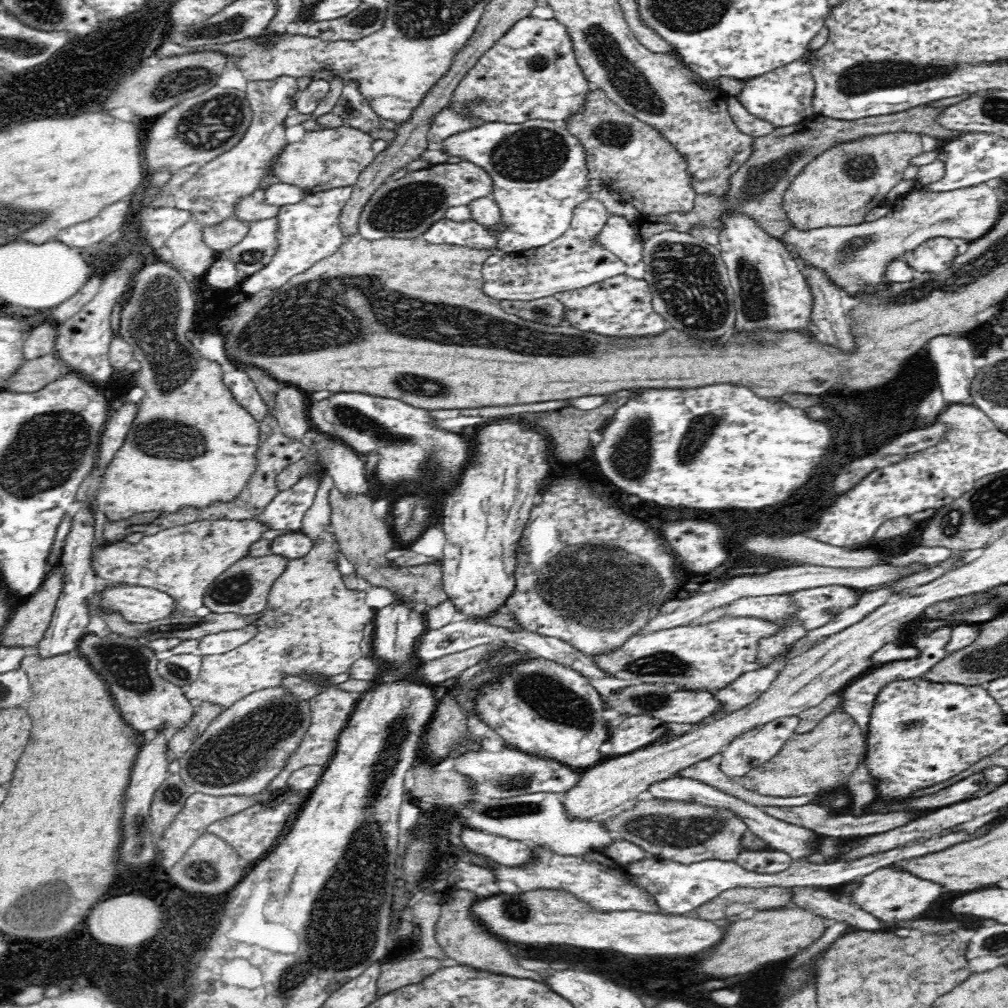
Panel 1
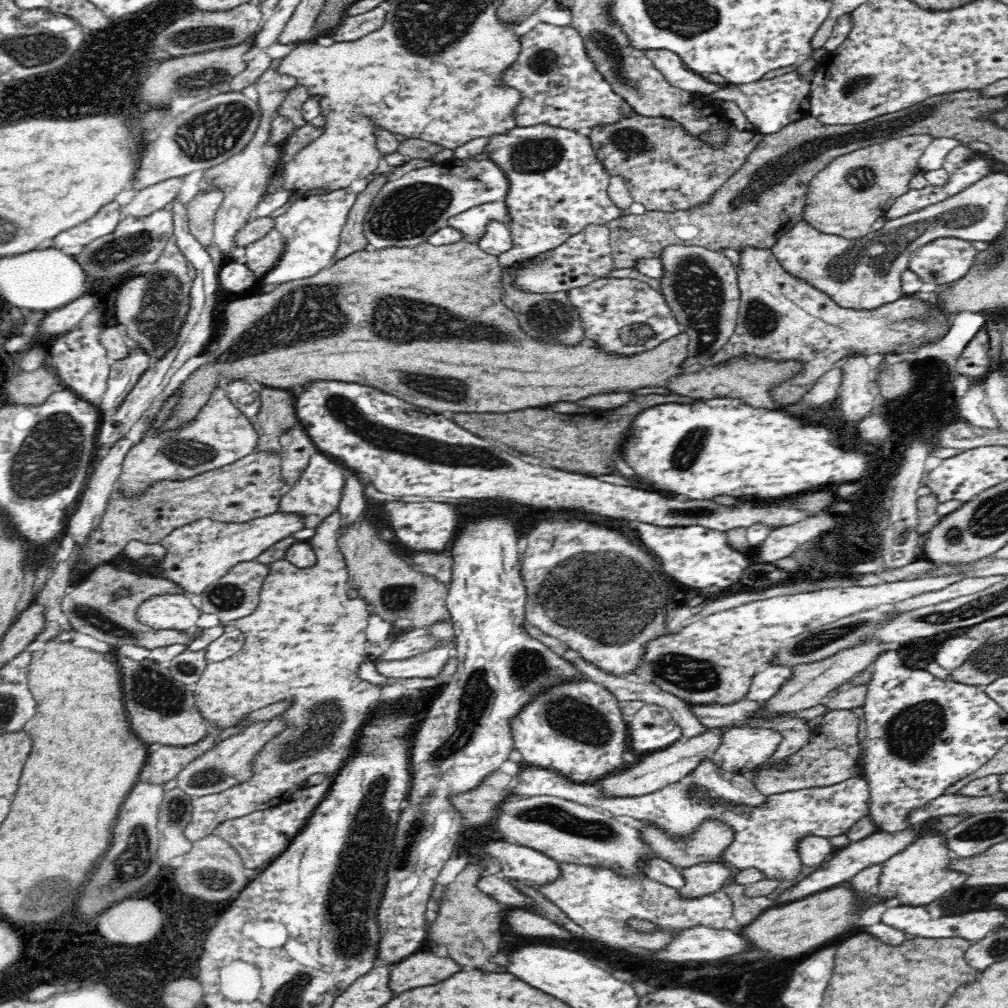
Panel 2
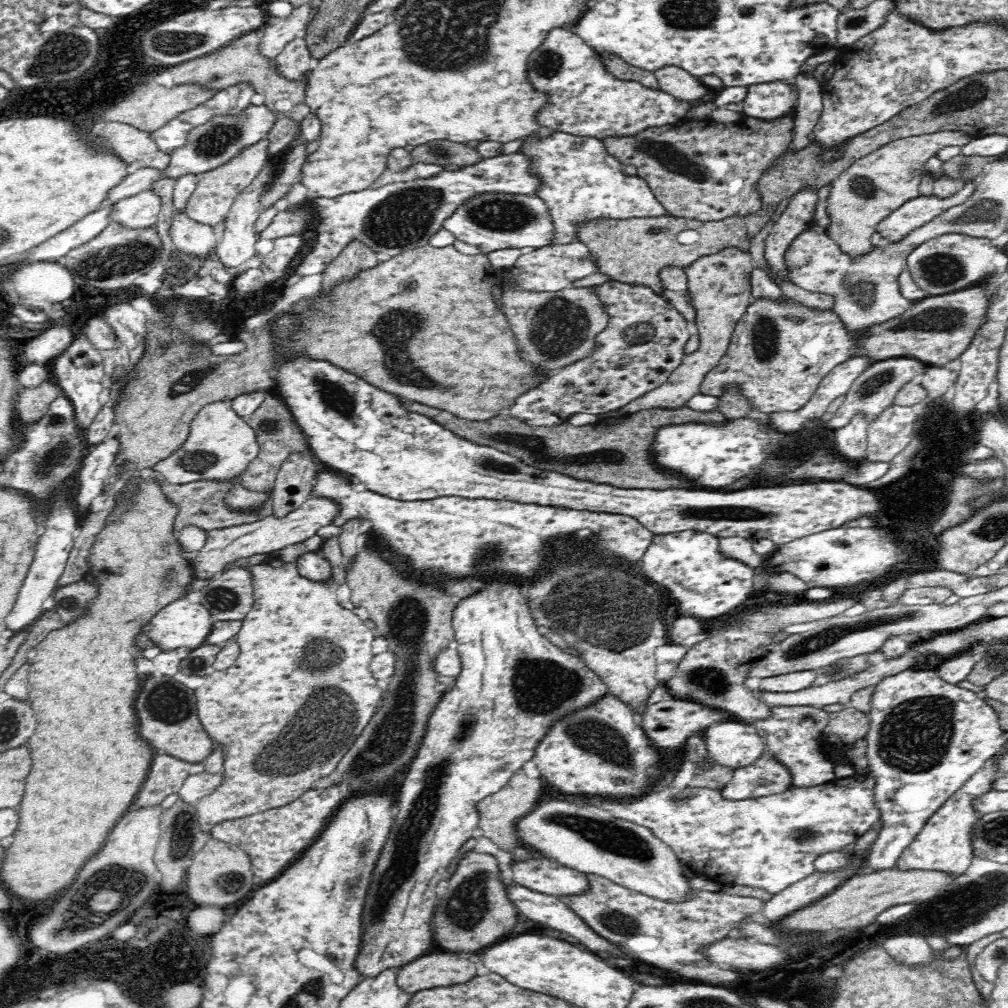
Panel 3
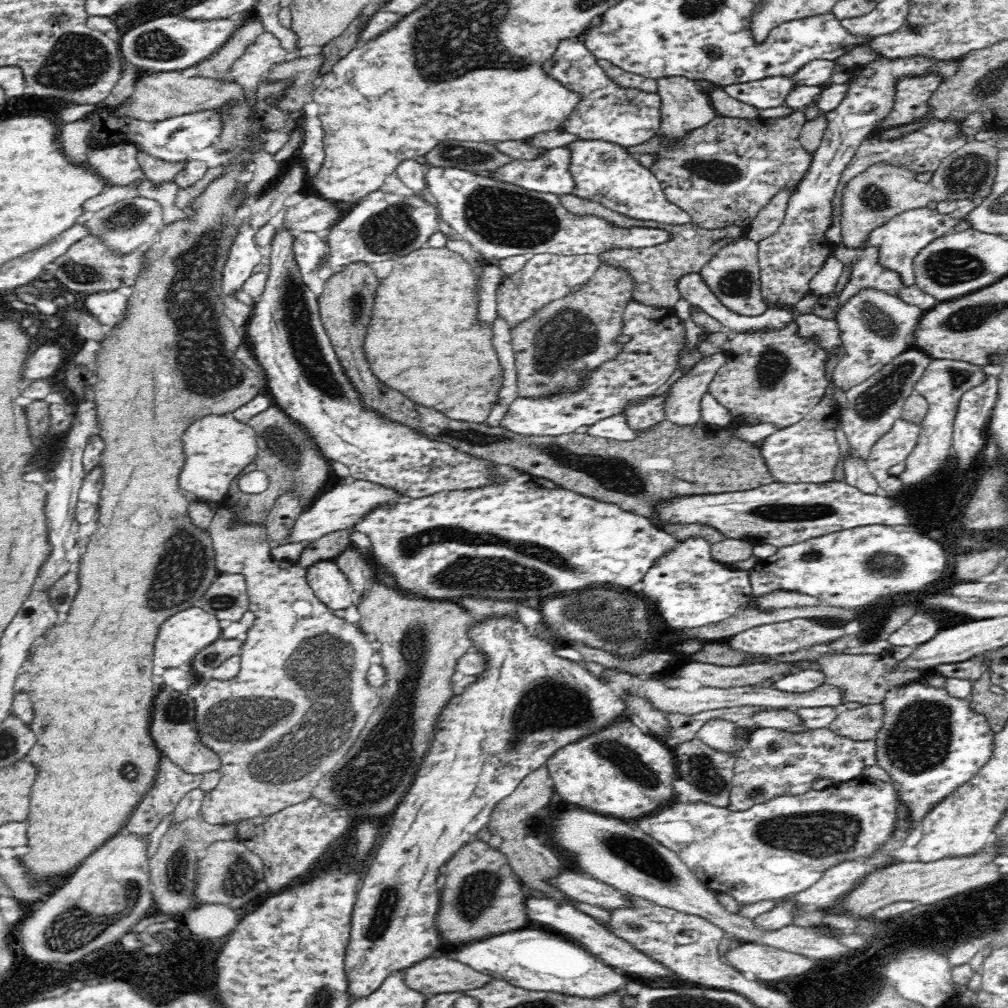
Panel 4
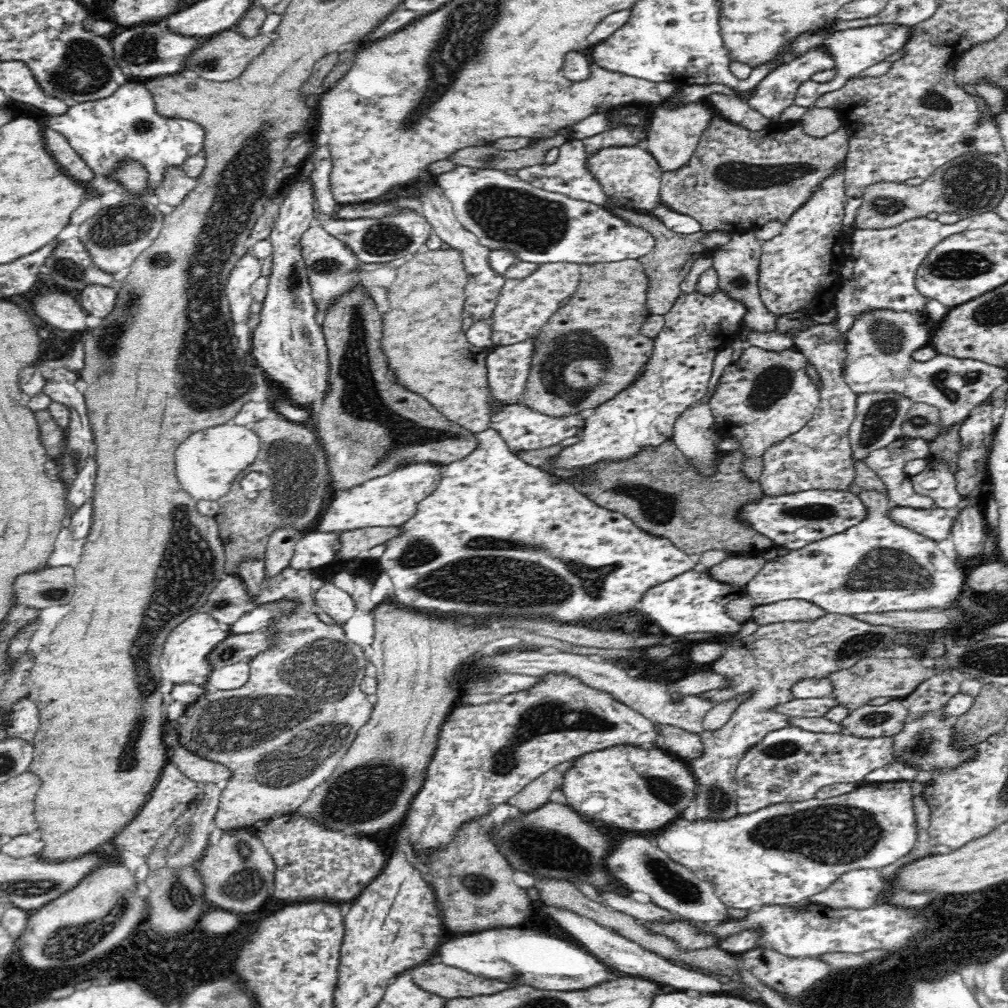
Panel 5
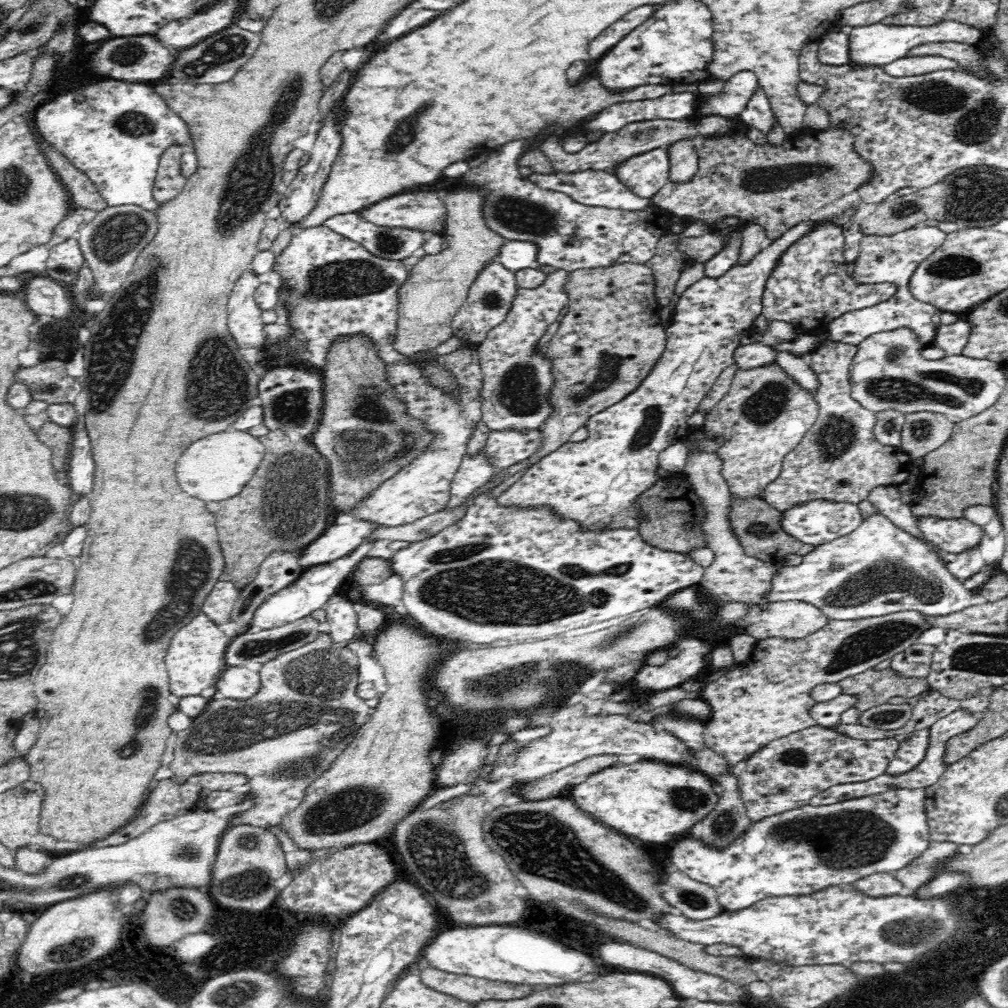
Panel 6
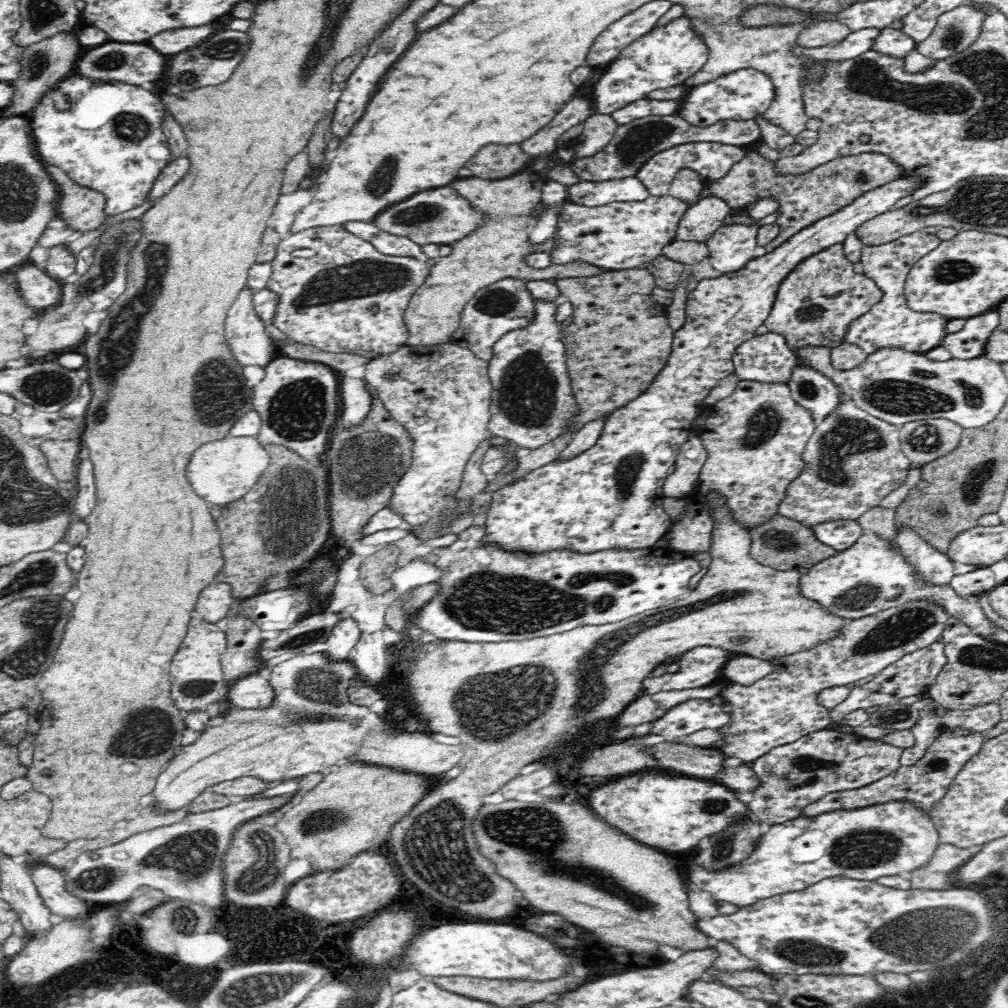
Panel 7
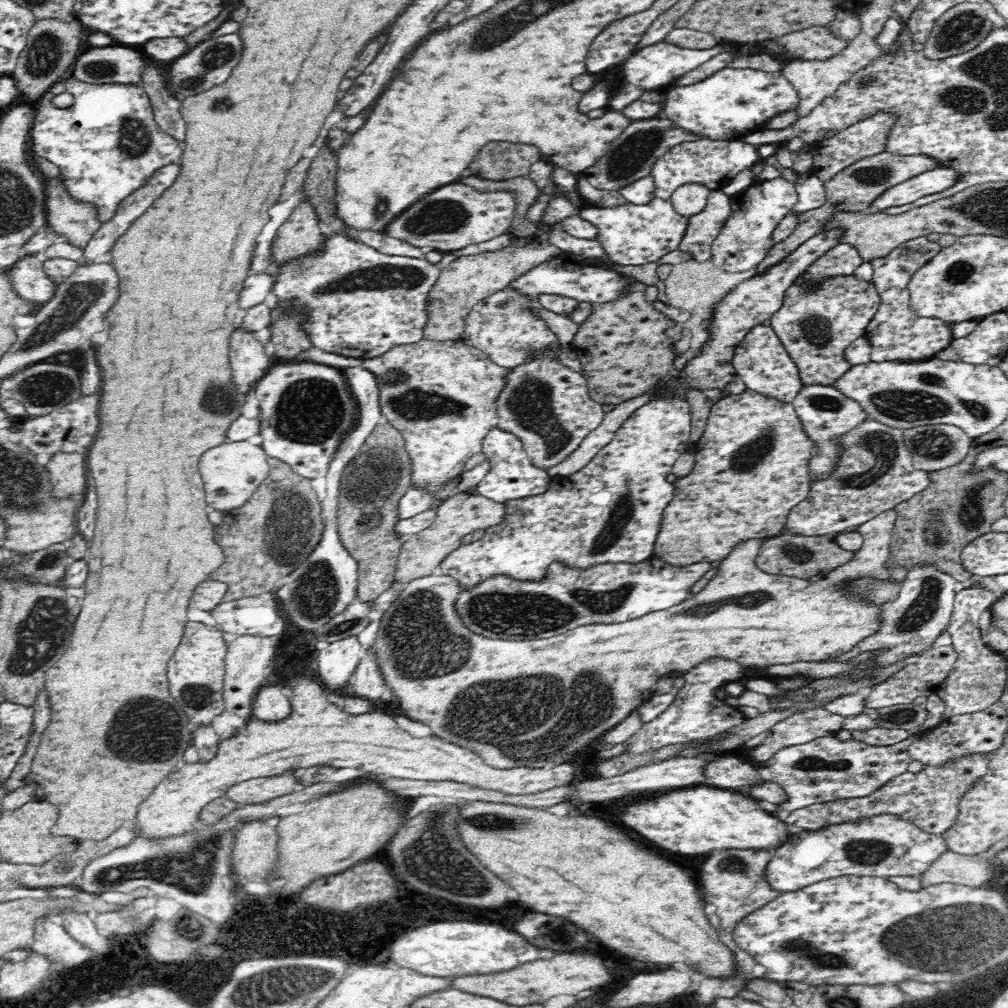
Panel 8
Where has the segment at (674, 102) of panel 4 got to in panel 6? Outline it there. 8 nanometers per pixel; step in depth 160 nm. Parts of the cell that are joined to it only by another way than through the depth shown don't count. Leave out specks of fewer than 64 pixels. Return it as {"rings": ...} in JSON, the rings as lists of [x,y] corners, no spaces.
{"rings":[[[692,139],[673,142],[668,148],[668,153],[670,153],[669,181],[677,184],[690,182],[699,170],[697,143]]]}

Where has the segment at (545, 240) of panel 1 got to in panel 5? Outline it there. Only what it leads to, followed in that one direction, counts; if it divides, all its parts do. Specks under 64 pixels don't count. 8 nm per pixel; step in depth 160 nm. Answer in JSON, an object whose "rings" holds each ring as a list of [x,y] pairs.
{"rings":[[[637,146],[628,148],[606,148],[587,158],[588,169],[604,187],[606,195],[619,200],[628,211],[644,211],[656,215],[669,230],[681,235],[691,235],[702,231],[702,226],[690,216],[669,210],[658,201],[663,169],[647,149]]]}

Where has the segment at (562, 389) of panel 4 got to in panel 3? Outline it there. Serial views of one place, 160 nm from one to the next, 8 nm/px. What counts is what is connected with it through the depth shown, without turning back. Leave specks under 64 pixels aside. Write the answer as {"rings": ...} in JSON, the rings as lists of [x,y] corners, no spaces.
{"rings":[[[503,272],[503,313],[514,333],[520,359],[534,367],[536,375],[548,378],[562,367],[573,365],[597,349],[596,337],[609,321],[605,304],[600,302],[596,286],[573,288],[554,293],[523,292],[511,288],[510,272]]]}

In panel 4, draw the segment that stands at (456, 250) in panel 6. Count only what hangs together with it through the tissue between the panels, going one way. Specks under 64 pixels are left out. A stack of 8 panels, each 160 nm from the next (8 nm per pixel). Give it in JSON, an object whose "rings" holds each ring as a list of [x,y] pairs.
{"rings":[[[424,246],[396,258],[391,273],[376,290],[372,328],[365,336],[364,350],[372,372],[390,388],[423,407],[436,409],[449,419],[484,424],[503,387],[503,366],[492,348],[492,327],[480,326],[476,318],[478,278],[460,253],[442,247]]]}

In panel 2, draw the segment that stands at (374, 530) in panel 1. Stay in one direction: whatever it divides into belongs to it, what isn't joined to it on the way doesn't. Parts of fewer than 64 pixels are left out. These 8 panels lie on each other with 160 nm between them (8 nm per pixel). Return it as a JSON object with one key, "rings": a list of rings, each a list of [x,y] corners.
{"rings":[[[364,516],[359,525],[340,526],[339,532],[337,541],[346,563],[350,592],[372,605],[374,614],[390,622],[398,636],[416,631],[429,632],[436,624],[450,622],[447,609],[449,586],[434,577],[425,576],[404,558],[394,555],[387,536],[380,538],[369,519]]]}

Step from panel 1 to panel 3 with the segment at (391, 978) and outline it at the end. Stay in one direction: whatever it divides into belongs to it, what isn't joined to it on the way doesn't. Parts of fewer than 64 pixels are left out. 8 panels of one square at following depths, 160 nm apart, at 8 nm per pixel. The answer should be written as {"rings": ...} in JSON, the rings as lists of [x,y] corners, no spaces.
{"rings":[[[429,952],[397,969],[398,986],[410,994],[444,984],[464,984],[472,976],[476,976],[476,964],[456,954]]]}

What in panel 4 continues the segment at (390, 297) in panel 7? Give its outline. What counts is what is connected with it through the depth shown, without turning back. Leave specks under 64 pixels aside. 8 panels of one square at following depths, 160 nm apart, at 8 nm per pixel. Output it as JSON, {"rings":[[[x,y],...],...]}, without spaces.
{"rings":[[[297,233],[293,242],[293,254],[302,275],[320,270],[329,257],[326,234]]]}

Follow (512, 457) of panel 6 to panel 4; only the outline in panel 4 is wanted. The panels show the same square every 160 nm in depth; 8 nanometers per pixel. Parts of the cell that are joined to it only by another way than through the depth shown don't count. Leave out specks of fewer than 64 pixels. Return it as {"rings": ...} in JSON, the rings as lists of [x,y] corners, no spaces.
{"rings":[[[630,301],[624,311],[623,334],[630,334],[631,340],[623,346],[623,351],[611,361],[604,363],[596,369],[587,380],[585,387],[579,393],[554,395],[545,399],[516,398],[508,406],[508,412],[504,414],[500,426],[522,436],[562,436],[574,434],[582,426],[593,426],[605,418],[620,414],[624,406],[628,406],[634,400],[646,398],[654,394],[668,378],[674,374],[674,368],[678,364],[678,352],[684,346],[684,323],[676,315],[673,307],[654,309],[638,301]]]}

